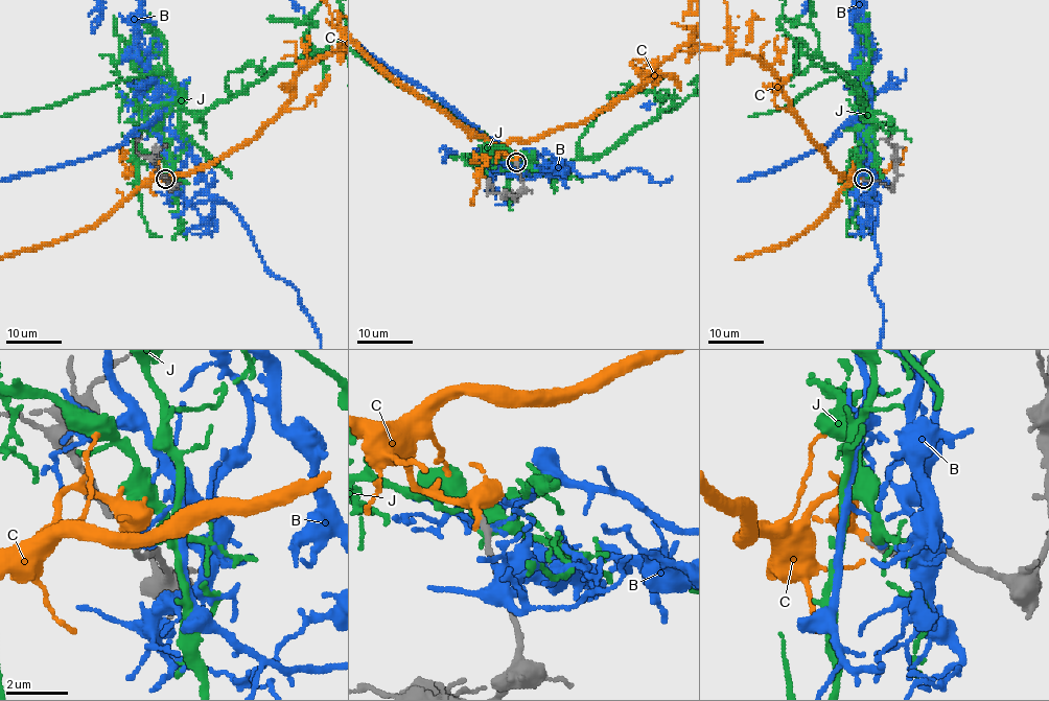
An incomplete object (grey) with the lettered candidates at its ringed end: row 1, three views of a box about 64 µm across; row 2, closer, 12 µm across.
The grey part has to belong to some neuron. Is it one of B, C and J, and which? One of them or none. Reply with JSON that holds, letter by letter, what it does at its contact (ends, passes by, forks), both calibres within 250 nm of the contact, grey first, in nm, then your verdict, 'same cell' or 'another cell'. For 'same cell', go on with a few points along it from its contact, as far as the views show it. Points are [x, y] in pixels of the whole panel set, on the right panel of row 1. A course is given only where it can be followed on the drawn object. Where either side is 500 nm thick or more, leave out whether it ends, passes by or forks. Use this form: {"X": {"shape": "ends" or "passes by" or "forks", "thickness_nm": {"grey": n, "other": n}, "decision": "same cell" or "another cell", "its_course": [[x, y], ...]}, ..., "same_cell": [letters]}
{"B": {"shape": "ends", "thickness_nm": {"grey": 220, "other": 190}, "decision": "another cell"}, "C": {"shape": "ends", "thickness_nm": {"grey": 200, "other": 280}, "decision": "same cell"}, "J": {"shape": "ends", "thickness_nm": {"grey": 240, "other": 320}, "decision": "another cell"}, "same_cell": ["C"]}

